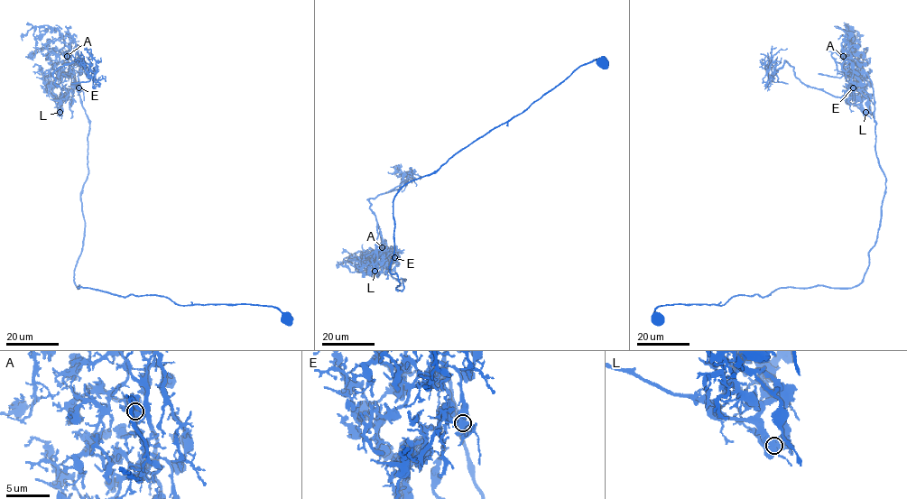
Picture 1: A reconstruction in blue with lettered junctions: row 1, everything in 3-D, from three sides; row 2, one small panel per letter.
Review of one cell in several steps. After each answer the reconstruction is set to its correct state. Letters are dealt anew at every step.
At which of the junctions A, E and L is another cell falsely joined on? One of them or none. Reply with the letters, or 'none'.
L

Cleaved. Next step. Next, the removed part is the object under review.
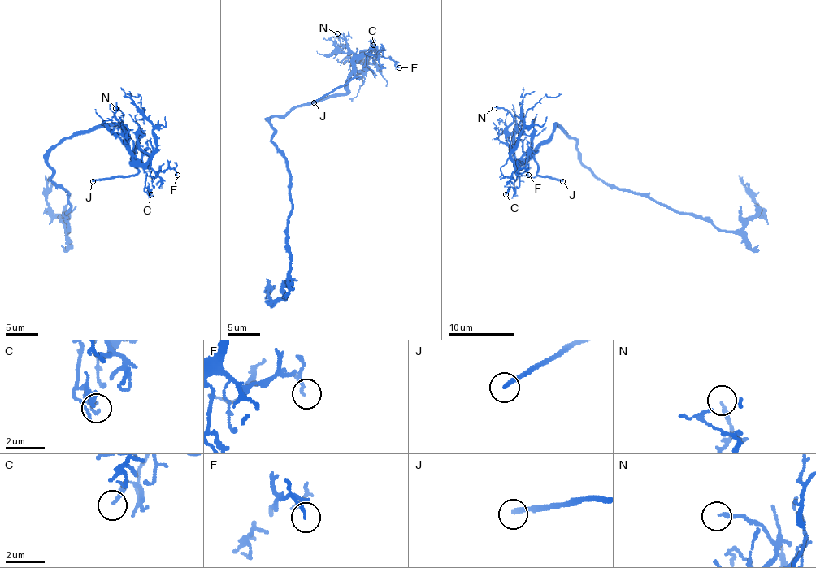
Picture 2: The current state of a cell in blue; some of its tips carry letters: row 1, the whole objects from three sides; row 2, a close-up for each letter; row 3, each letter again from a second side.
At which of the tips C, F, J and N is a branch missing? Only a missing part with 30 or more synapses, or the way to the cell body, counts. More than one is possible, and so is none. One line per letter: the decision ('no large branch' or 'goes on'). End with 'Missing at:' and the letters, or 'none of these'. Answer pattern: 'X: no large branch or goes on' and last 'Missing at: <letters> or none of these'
C: no large branch
F: no large branch
J: goes on
N: no large branch
Missing at: J

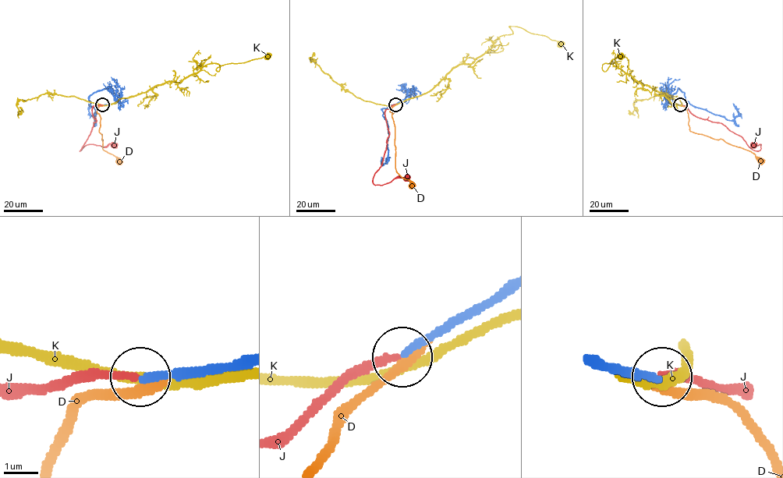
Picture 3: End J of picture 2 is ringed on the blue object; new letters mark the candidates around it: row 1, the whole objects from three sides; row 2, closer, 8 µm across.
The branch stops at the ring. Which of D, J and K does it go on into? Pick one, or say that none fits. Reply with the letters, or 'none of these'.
J

